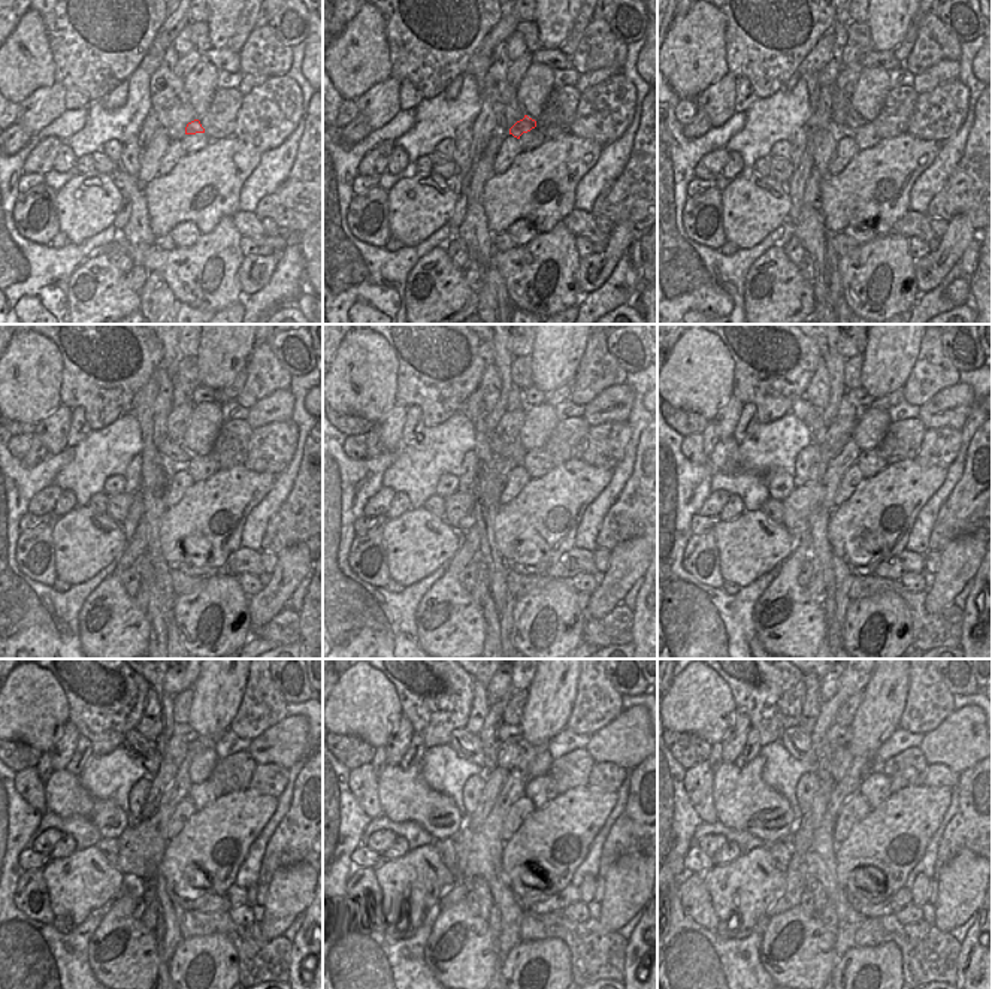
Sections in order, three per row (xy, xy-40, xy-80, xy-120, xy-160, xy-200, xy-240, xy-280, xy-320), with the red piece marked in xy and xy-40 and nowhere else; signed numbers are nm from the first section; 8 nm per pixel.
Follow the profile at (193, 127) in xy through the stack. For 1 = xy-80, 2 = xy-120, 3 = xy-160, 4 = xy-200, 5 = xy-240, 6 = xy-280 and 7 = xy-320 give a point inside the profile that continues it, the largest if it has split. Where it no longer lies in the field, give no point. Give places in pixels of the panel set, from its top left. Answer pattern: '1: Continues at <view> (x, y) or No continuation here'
1: Continues at xy-80 (844, 123)
2: Continues at xy-120 (177, 454)
3: Continues at xy-160 (514, 451)
4: Continues at xy-200 (806, 411)
5: Continues at xy-240 (139, 747)
6: Continues at xy-280 (468, 746)
7: Continues at xy-320 (798, 741)

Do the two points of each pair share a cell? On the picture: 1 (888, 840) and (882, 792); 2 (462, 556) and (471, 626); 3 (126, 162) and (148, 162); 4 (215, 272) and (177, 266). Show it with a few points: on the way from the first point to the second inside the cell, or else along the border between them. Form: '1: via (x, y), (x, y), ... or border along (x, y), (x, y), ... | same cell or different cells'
1: border along (892, 792), (873, 810) | different cells
2: via (453, 574), (454, 608) | same cell
3: border along (142, 150), (142, 166), (136, 177) | different cells
4: via (206, 272), (186, 271) | same cell

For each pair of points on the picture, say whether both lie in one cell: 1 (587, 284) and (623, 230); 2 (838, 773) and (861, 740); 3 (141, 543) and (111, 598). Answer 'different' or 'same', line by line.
1: same
2: different
3: same

